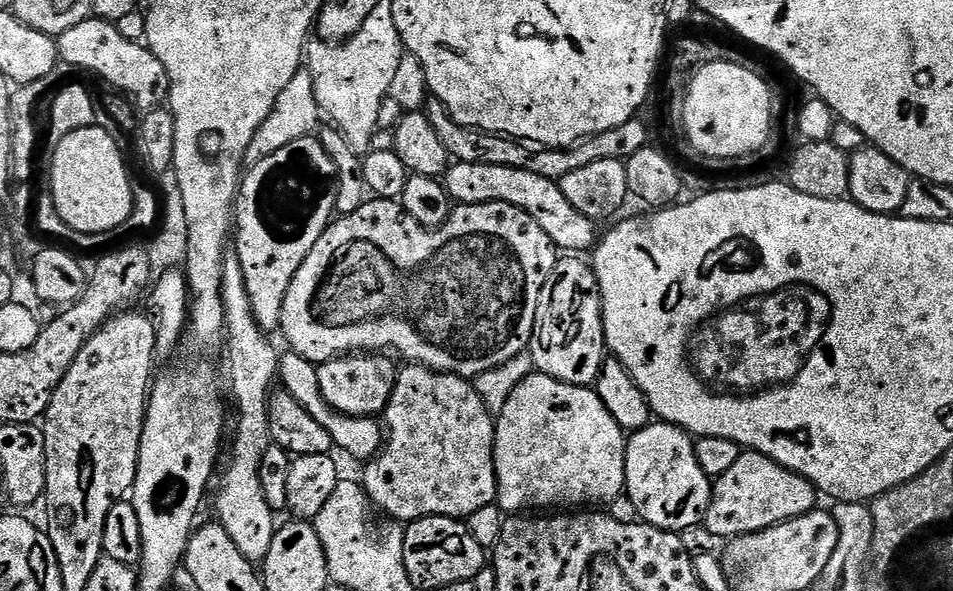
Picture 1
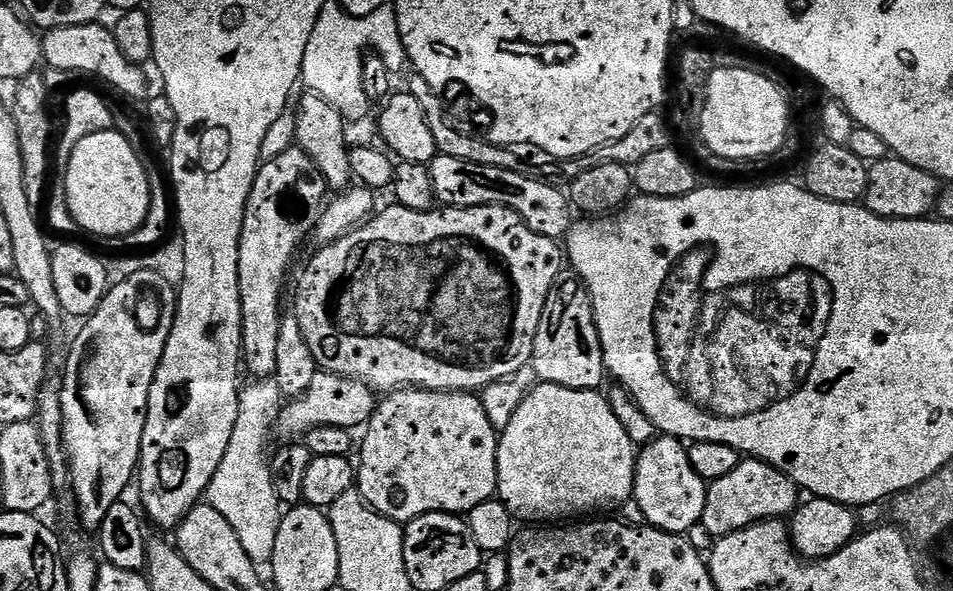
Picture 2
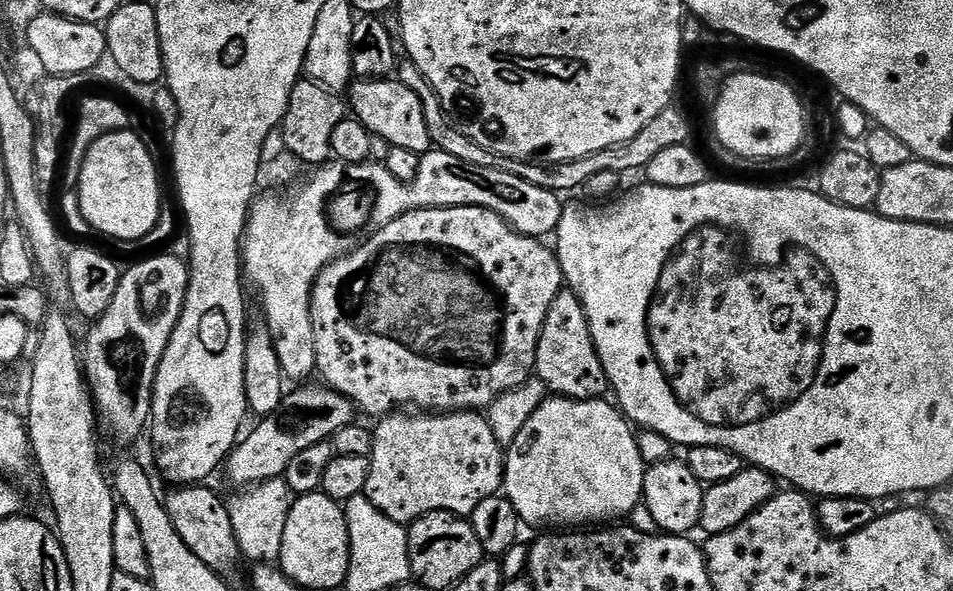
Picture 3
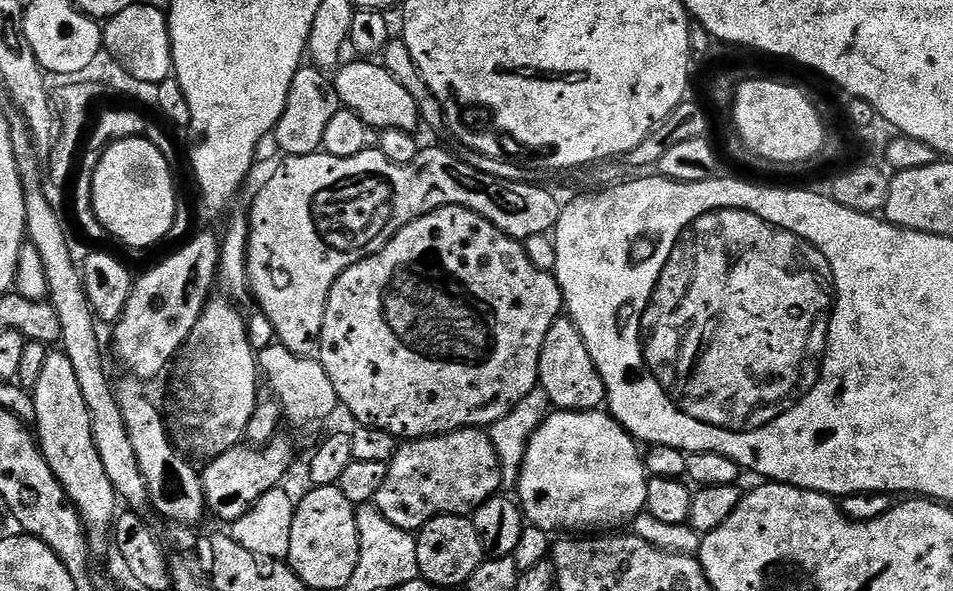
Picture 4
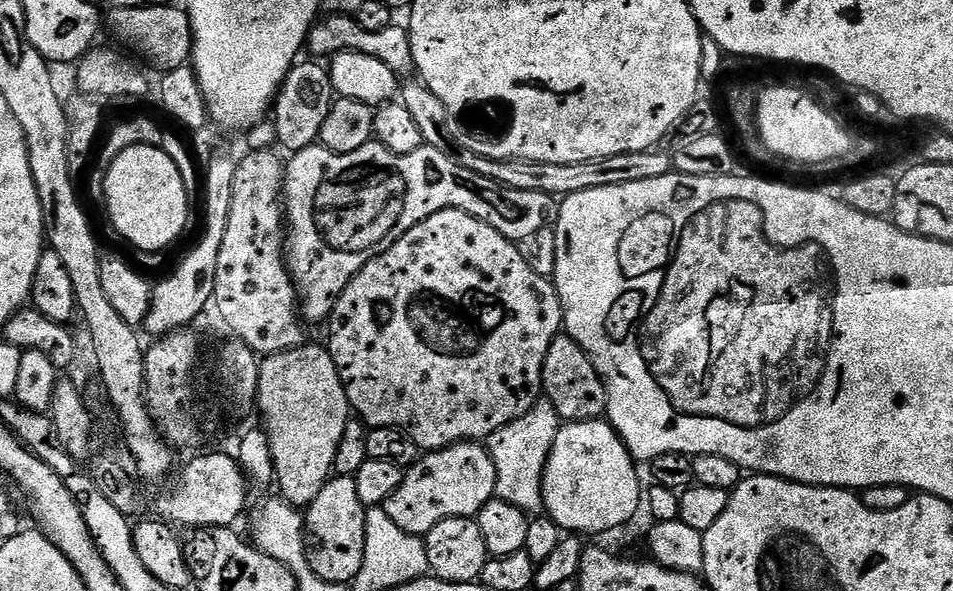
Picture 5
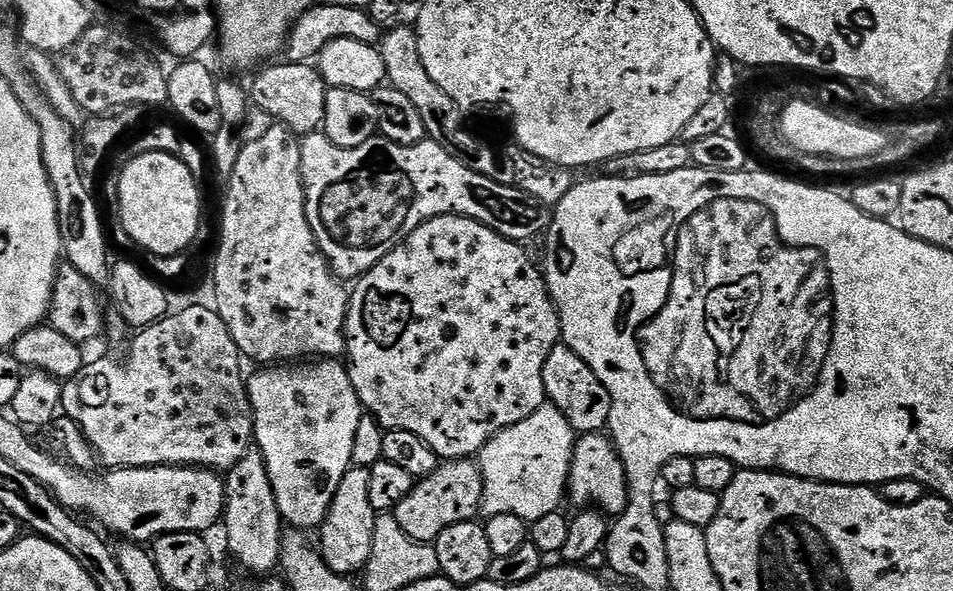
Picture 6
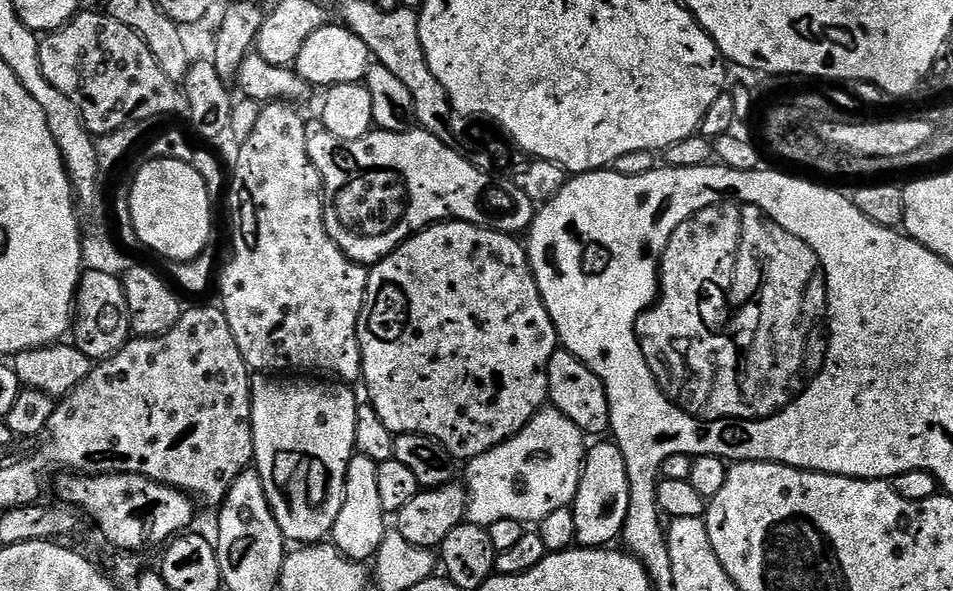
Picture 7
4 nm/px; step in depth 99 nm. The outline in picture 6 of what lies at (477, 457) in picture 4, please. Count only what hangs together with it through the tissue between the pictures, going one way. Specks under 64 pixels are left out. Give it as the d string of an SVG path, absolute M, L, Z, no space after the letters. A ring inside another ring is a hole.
M471 459L445 460L429 476L421 476L413 483L410 494L406 494L406 498L402 498L402 502L395 508L394 514L398 518L398 526L402 526L402 530L406 530L409 540L415 540L418 544L432 544L438 538L438 534L442 534L442 530L446 530L446 526L476 520L479 512L482 512L483 504L484 483L479 463L473 462Z

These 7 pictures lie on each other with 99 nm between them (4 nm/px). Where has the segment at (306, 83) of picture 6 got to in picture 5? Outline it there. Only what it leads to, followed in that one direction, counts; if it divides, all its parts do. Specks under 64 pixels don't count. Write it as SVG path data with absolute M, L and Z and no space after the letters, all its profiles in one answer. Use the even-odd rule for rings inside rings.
M297 62L292 65L288 77L280 85L280 91L276 93L274 107L270 112L271 119L276 125L279 147L288 148L289 153L300 152L319 141L322 122L326 120L326 114L330 112L334 99L332 79L327 67L320 62L312 63L316 64Z

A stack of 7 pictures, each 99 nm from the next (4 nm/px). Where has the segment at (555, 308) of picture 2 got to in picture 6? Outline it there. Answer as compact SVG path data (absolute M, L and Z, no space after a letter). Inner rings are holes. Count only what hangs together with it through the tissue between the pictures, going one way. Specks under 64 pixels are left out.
M561 342L550 350L546 358L546 366L542 366L542 382L547 403L554 405L570 422L570 426L578 434L600 434L608 427L610 418L610 394L606 394L606 386L598 382L598 374L574 354L568 345Z

